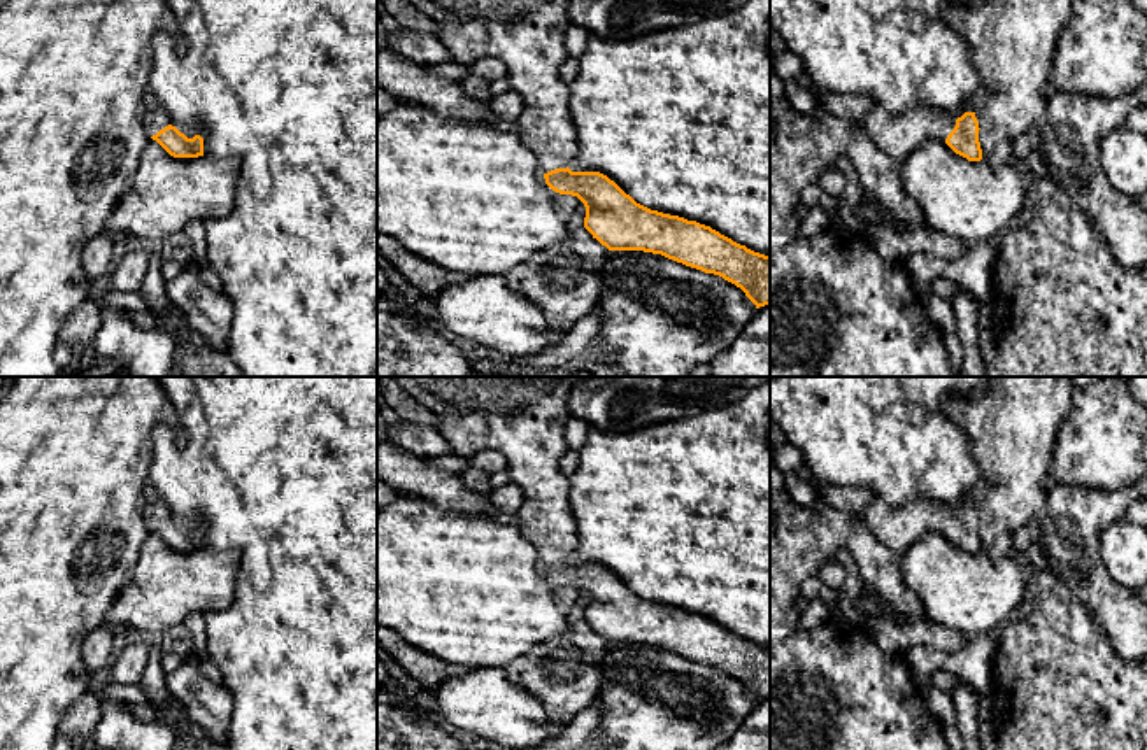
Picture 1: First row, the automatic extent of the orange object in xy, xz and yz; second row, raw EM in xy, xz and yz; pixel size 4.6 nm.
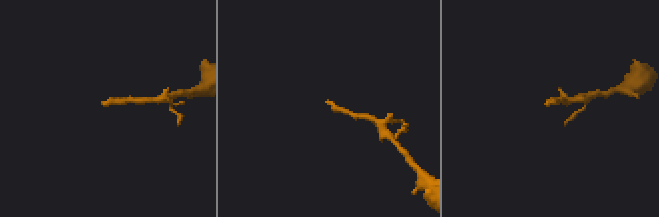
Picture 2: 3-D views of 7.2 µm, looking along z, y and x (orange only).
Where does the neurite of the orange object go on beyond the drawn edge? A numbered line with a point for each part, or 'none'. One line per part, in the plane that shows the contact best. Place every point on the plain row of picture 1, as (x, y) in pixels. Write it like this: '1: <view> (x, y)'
1: xz (523, 417)

